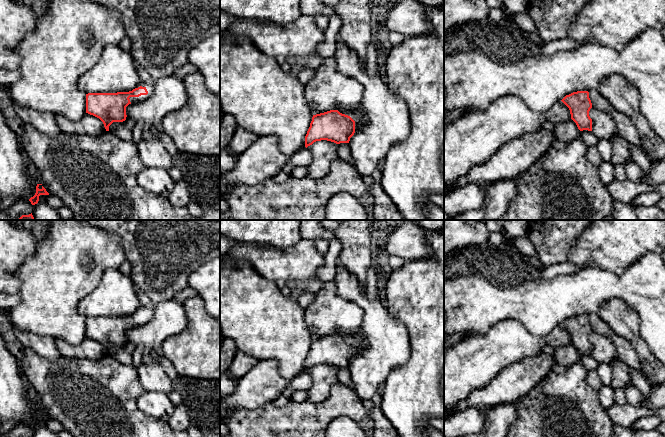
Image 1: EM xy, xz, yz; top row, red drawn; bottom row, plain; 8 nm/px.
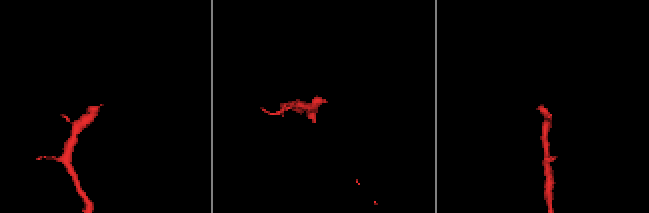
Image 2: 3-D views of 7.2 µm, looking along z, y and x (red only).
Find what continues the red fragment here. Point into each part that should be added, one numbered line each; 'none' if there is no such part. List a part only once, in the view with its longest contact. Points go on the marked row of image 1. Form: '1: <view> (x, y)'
1: xy (149, 85)

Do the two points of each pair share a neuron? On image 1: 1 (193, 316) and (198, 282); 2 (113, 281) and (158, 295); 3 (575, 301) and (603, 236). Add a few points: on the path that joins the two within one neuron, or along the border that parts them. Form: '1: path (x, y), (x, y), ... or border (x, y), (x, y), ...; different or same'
1: border (197, 294), (202, 299), (203, 306), (209, 314); different
2: border (129, 276), (133, 282); different
3: border (584, 267), (599, 267), (613, 273); different

